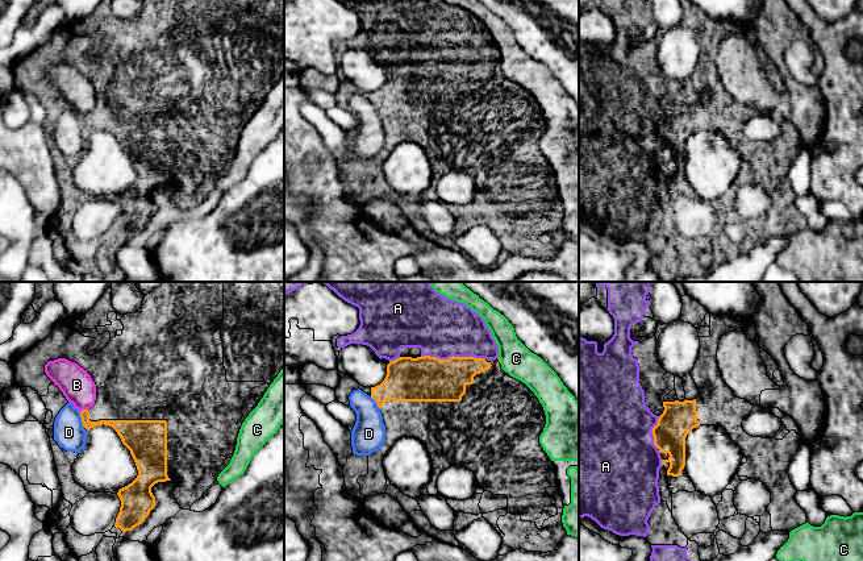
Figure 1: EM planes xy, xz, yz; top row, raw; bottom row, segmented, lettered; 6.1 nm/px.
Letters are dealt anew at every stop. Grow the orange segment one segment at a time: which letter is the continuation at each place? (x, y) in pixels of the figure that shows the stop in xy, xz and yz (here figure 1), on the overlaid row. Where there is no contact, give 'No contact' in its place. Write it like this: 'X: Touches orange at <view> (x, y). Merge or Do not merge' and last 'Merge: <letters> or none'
A: Touches orange at xz (453, 356). Do not merge
B: Touches orange at xy (83, 410). Do not merge
C: Touches orange at xz (499, 360). Merge
D: Touches orange at xy (82, 419). Do not merge
Merge: C

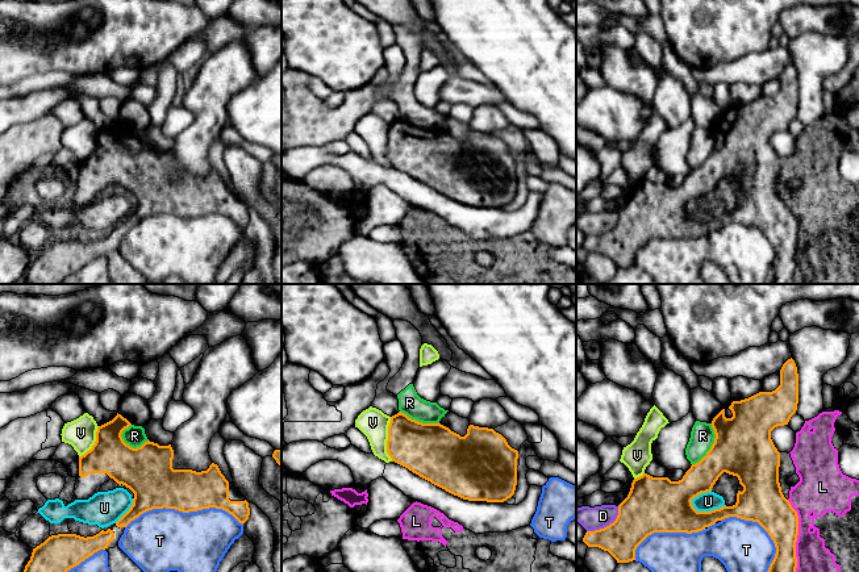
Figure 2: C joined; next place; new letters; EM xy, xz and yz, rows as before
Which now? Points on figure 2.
D: Touches orange at yz (607, 526). Do not merge
L: Touches orange at yz (797, 534). Do not merge
R: Touches orange at yz (712, 446). Merge
T: Touches orange at xy (183, 512). Do not merge
U: Touches orange at yz (707, 512). Do not merge
V: Touches orange at xz (388, 439). Do not merge
Merge: R

